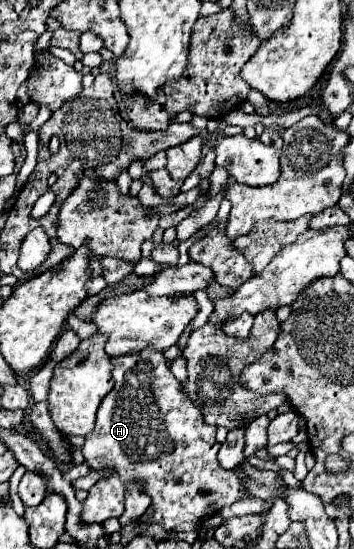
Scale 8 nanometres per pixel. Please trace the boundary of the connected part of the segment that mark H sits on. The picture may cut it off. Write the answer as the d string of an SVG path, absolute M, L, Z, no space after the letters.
M147 347L139 353L113 357L113 379L115 387L107 397L101 401L97 409L97 423L93 433L85 437L85 445L81 449L85 461L91 469L105 469L109 467L113 473L107 479L97 481L89 489L89 497L83 501L81 519L87 523L103 523L109 517L121 517L123 511L123 495L125 483L129 481L143 481L145 493L153 499L153 519L151 523L163 525L165 531L171 531L175 525L185 521L205 521L217 515L219 509L235 503L241 497L251 497L237 475L237 469L225 471L217 463L219 443L215 441L215 427L203 421L201 409L189 401L189 397L181 391L181 383L173 377L163 353Z

